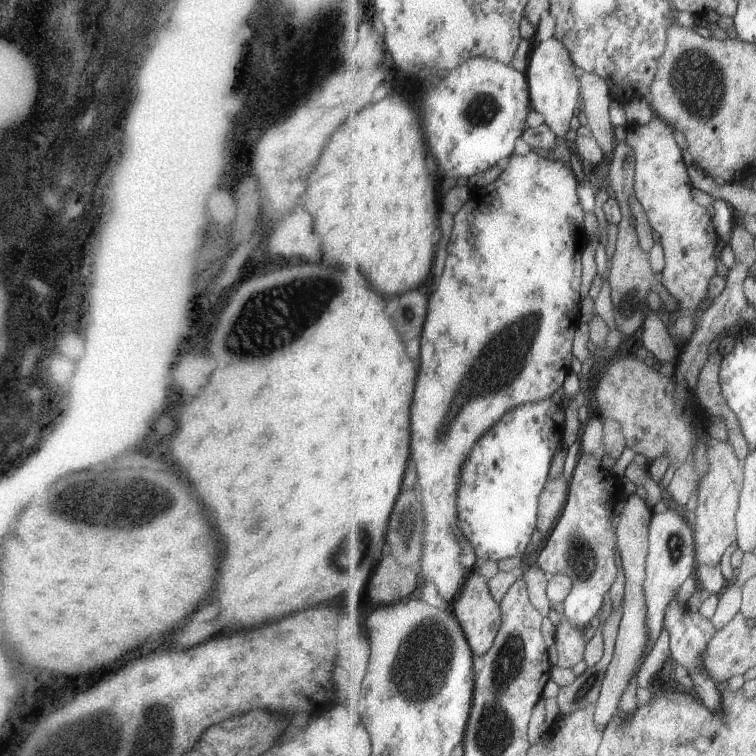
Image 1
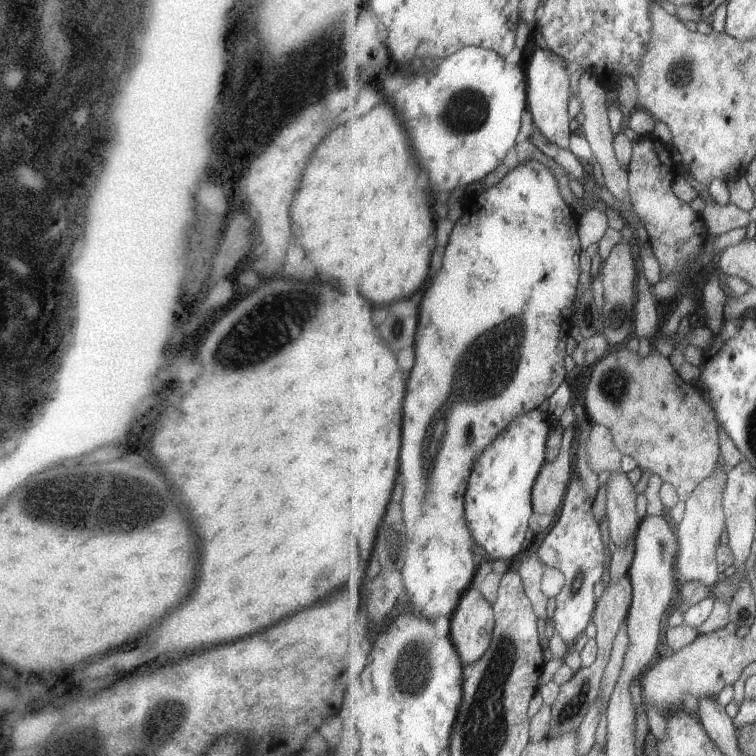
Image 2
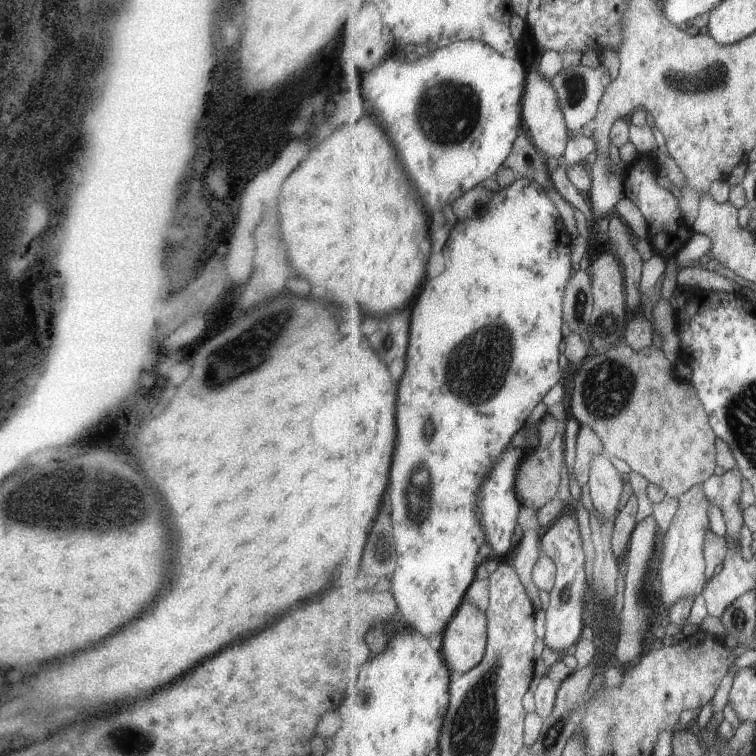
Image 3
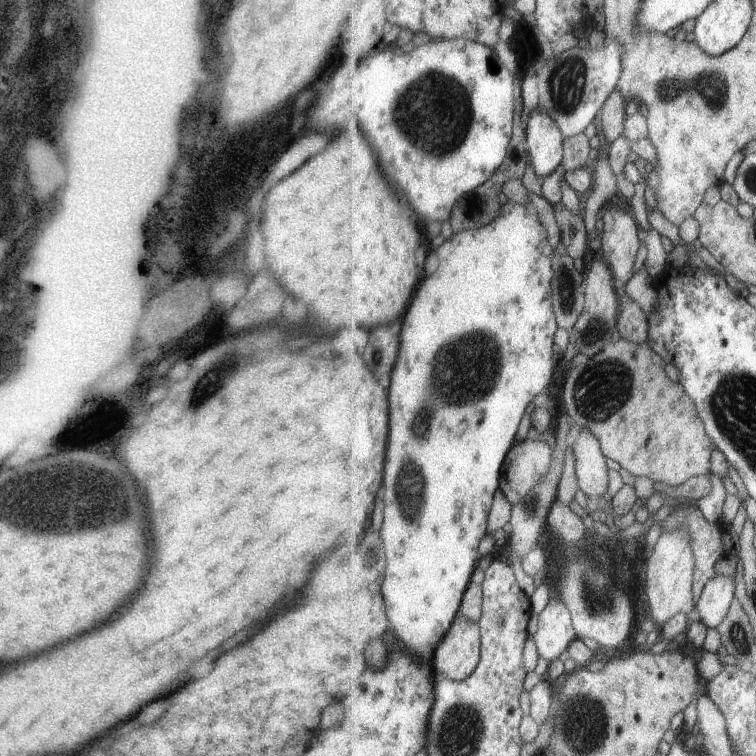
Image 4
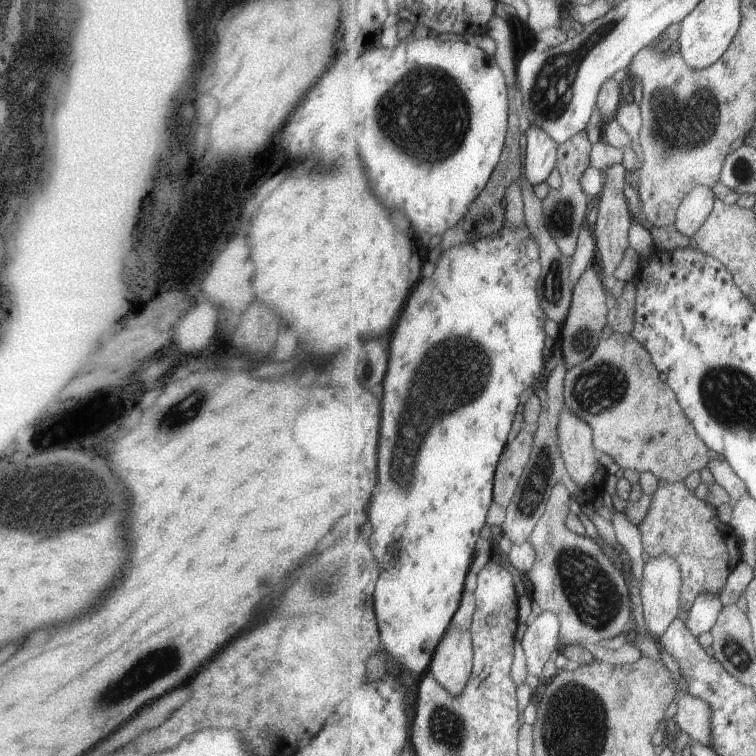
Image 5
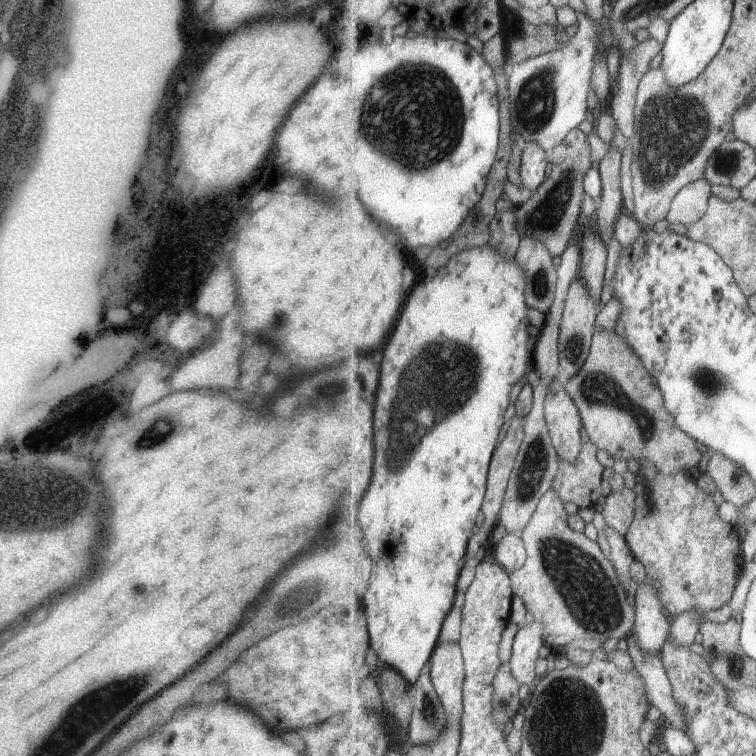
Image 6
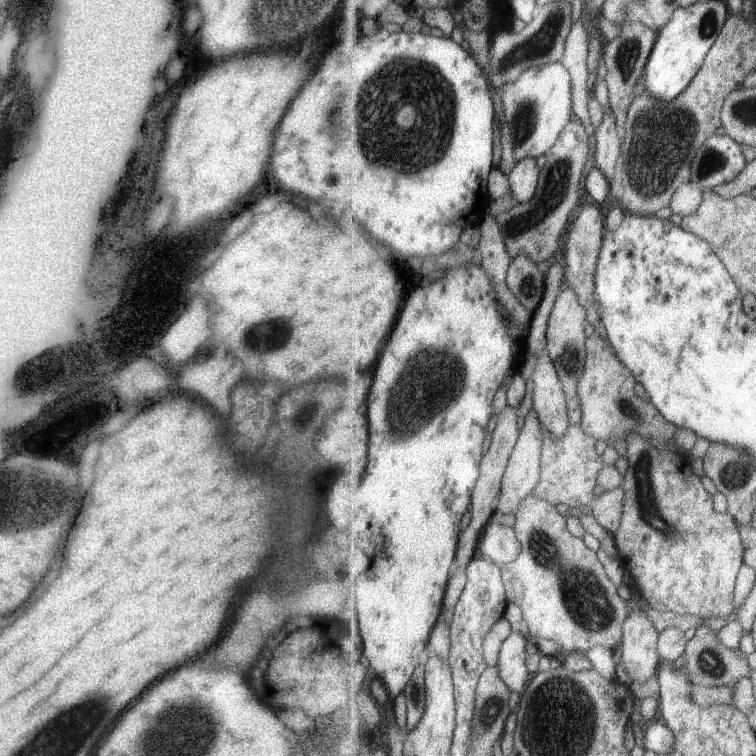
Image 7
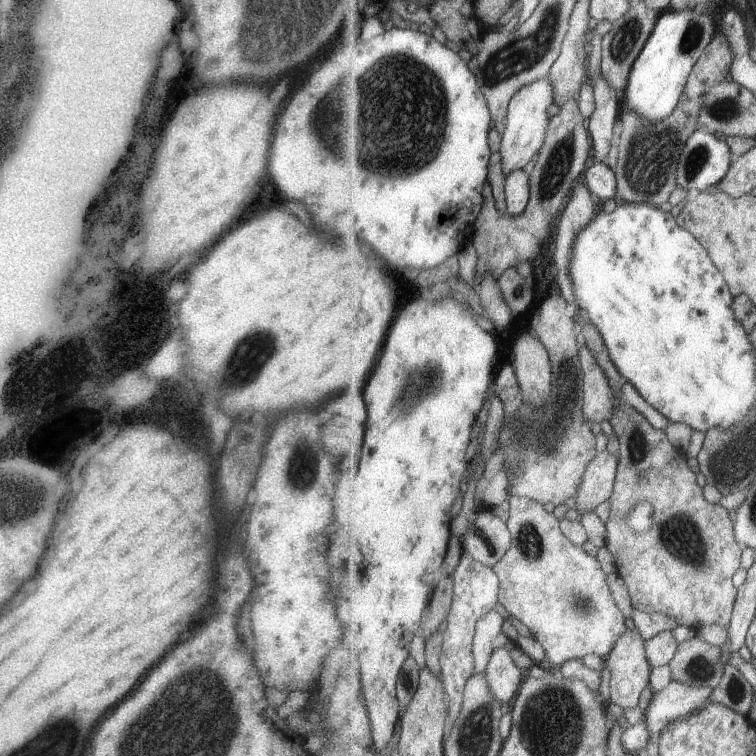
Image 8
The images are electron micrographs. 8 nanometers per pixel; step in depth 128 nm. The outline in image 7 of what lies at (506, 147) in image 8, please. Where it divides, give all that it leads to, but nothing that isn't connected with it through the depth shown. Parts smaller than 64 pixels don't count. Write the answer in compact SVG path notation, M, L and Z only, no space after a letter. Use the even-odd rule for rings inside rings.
M551 62L545 66L537 66L537 68L529 68L525 70L515 82L503 84L497 91L502 98L504 108L503 120L509 123L509 128L515 138L515 156L521 161L529 156L533 158L543 159L546 152L549 152L563 132L563 128L571 122L573 112L573 94L571 94L571 74L569 70L563 66L563 62Z

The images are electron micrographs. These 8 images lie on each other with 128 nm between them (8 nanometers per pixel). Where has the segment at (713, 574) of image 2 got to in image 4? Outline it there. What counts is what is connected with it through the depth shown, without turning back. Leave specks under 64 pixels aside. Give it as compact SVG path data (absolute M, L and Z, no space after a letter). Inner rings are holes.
M676 529L665 533L657 542L645 563L646 594L651 609L650 616L657 623L657 628L663 626L677 614L688 615L693 608L696 608L692 592L695 564L690 537L686 529Z

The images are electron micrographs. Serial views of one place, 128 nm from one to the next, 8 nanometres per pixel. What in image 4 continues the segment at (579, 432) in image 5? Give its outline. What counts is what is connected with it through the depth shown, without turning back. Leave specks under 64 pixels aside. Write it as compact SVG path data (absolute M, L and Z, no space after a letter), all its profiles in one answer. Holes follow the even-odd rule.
M580 428L580 434L572 445L576 459L576 472L580 489L588 499L588 505L597 510L597 500L607 493L607 458L599 440L591 430Z

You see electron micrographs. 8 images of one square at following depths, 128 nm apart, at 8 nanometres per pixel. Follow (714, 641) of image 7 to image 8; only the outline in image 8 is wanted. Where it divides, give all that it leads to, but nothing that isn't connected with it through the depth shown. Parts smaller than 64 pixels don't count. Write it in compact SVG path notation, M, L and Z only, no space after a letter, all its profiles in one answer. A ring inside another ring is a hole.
M690 636L680 645L669 666L672 680L697 688L715 688L725 676L728 663L721 662L721 648L701 636Z

